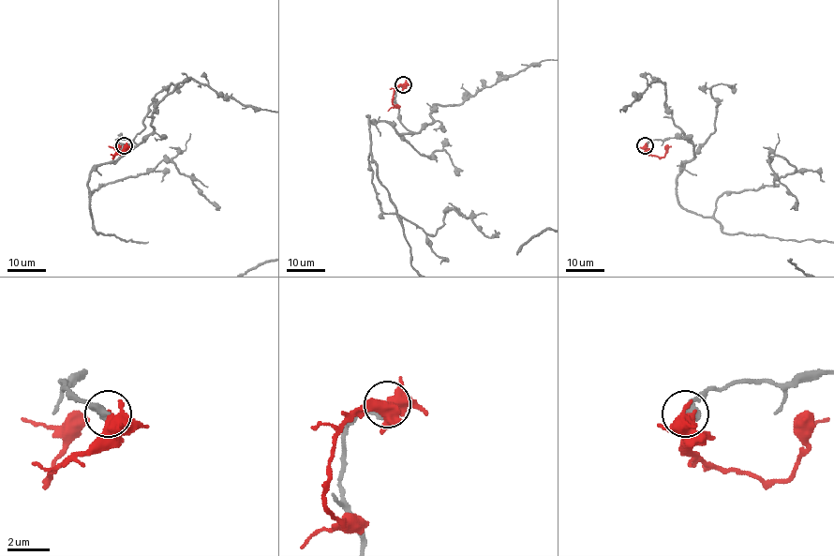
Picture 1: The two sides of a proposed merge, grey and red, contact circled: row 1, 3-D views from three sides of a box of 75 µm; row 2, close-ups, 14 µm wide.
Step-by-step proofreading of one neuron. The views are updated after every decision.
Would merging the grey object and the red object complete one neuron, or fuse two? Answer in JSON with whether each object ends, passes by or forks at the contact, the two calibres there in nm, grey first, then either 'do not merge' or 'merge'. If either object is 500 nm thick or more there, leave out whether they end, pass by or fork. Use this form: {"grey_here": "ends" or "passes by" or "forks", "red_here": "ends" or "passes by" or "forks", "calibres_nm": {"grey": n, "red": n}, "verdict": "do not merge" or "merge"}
{"grey_here": "ends", "red_here": "forks", "calibres_nm": {"grey": 440, "red": 400}, "verdict": "do not merge"}

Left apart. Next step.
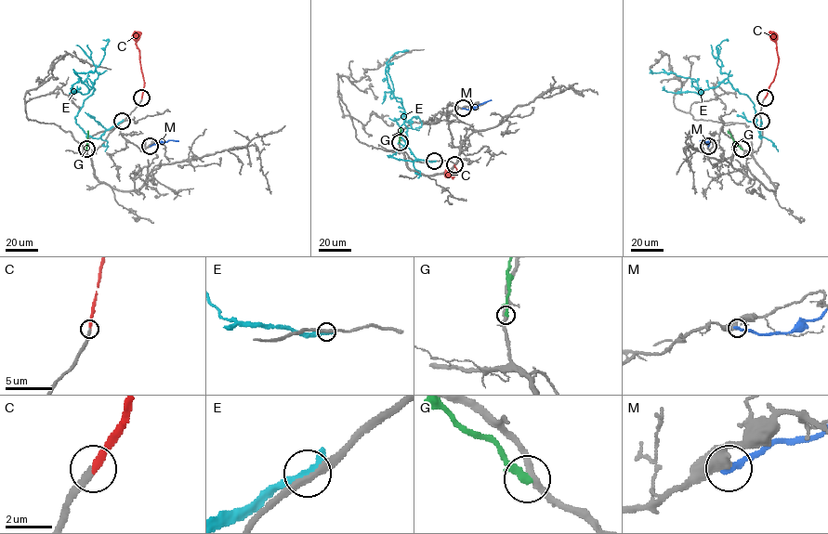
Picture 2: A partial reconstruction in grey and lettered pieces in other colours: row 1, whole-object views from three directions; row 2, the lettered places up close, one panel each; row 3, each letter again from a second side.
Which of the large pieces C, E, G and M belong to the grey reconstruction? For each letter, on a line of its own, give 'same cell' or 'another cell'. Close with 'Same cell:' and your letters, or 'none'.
C: same cell
E: another cell
G: another cell
M: another cell
Same cell: C

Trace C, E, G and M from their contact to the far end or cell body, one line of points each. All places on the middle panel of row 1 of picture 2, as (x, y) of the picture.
C: (454, 164), (457, 172), (453, 178), (449, 175), (447, 169)
E: (434, 161), (387, 155), (404, 146), (407, 127), (401, 99), (393, 95), (387, 61), (395, 53), (408, 50)
G: (399, 142), (400, 127)
M: (463, 109), (473, 109), (492, 99)

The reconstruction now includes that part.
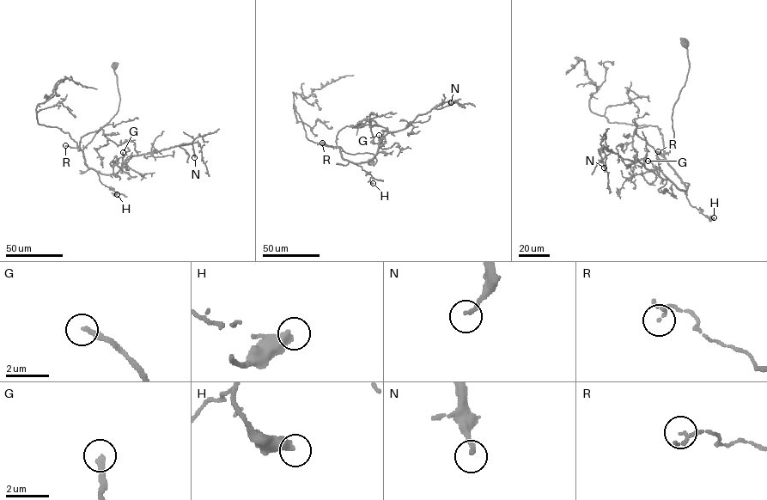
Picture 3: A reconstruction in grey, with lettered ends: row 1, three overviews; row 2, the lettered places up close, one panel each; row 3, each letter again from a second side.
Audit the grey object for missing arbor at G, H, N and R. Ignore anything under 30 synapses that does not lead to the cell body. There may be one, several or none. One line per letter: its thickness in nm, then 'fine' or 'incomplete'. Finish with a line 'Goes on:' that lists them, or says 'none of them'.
G: 240 nm thick; incomplete
H: 480 nm thick; fine
N: 170 nm thick; fine
R: 100 nm thick; fine
Goes on: G

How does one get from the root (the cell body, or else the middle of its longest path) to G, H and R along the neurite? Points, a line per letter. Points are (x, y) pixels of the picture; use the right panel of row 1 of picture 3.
G: (685, 43), (689, 70), (672, 109), (672, 145), (664, 156), (686, 190), (679, 190), (663, 179), (648, 161)
H: (685, 43), (689, 70), (672, 109), (672, 145), (664, 156), (686, 188), (690, 204), (710, 219), (714, 217)
R: (685, 43), (689, 69), (684, 84), (672, 109), (672, 145), (664, 157), (658, 151)

